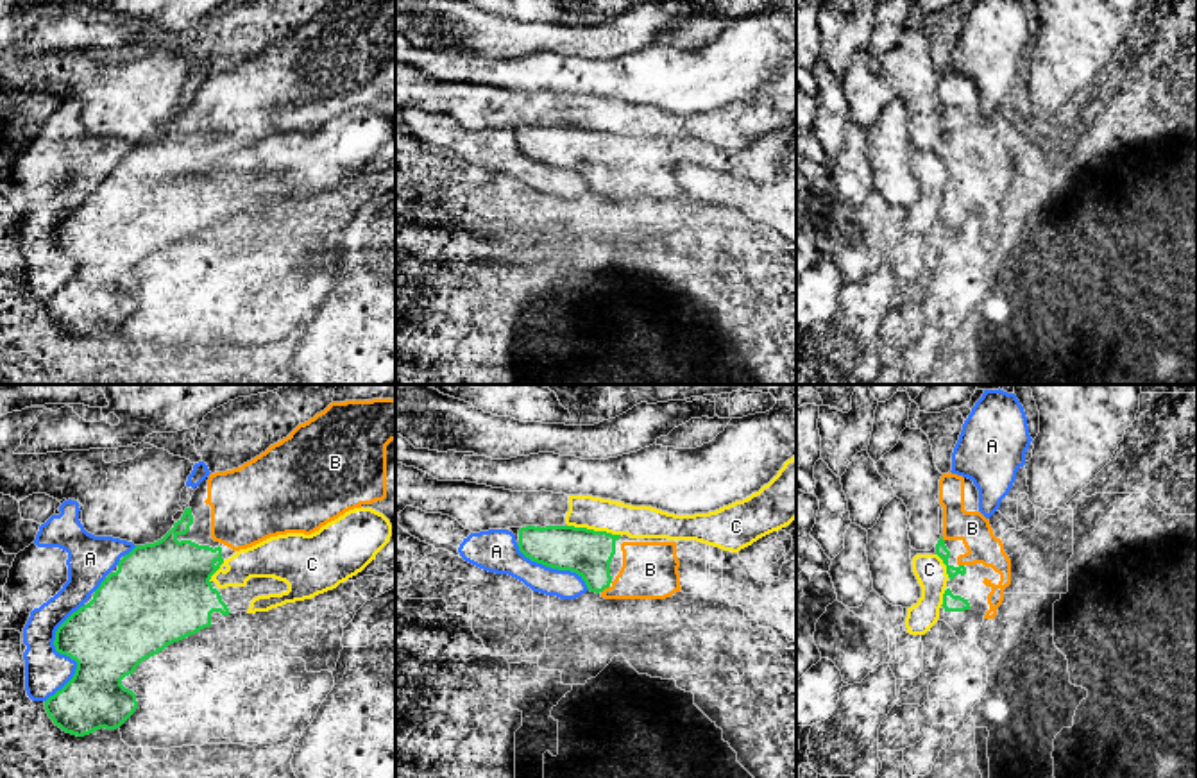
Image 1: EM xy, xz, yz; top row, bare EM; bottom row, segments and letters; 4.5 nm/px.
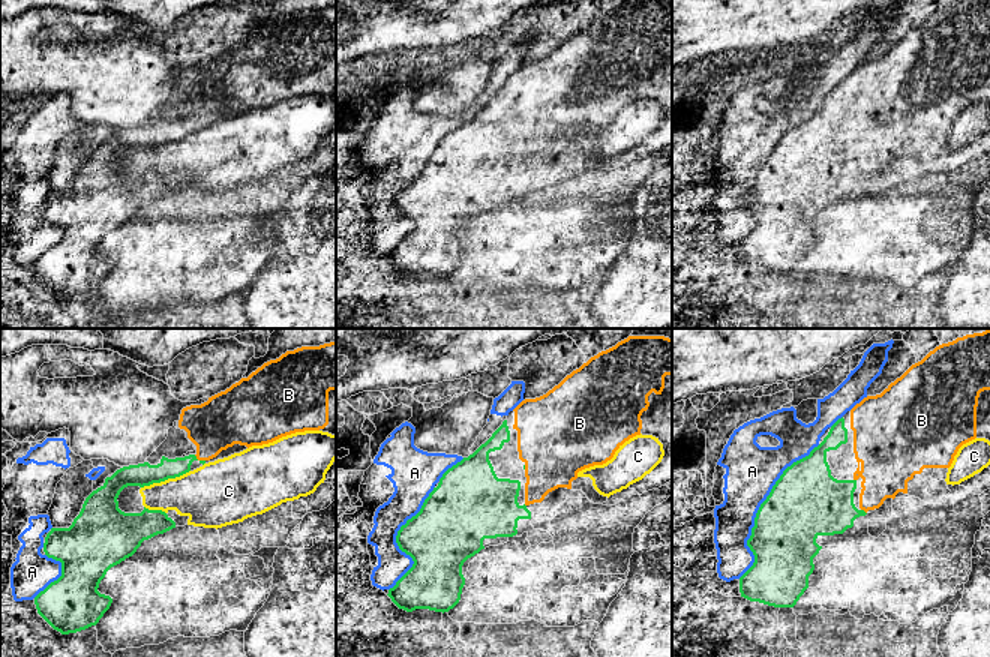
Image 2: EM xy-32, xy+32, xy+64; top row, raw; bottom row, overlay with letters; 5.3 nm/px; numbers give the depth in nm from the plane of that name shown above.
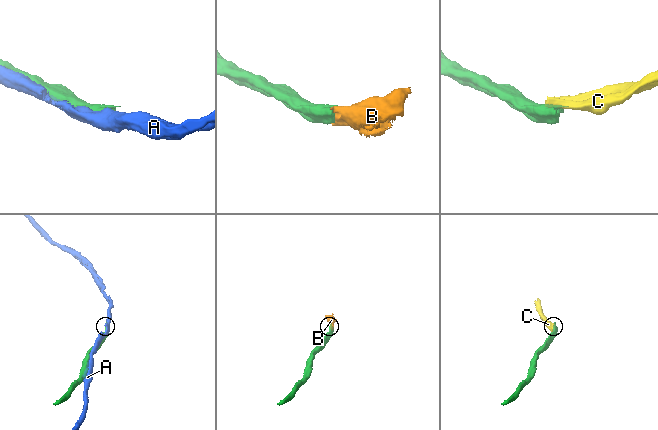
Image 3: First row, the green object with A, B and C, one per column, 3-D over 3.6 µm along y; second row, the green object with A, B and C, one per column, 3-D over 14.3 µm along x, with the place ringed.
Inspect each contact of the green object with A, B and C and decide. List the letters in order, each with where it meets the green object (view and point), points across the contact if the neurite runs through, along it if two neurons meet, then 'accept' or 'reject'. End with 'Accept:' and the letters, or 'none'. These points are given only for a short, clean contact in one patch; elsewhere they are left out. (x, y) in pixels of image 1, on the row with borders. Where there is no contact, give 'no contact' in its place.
A: meets green in xy at (63, 653); reject
B: meets green in xz at (605, 587); accept
C: meets green in xz at (593, 530); border along xz (568, 524), (621, 535); reject
Accept: B

